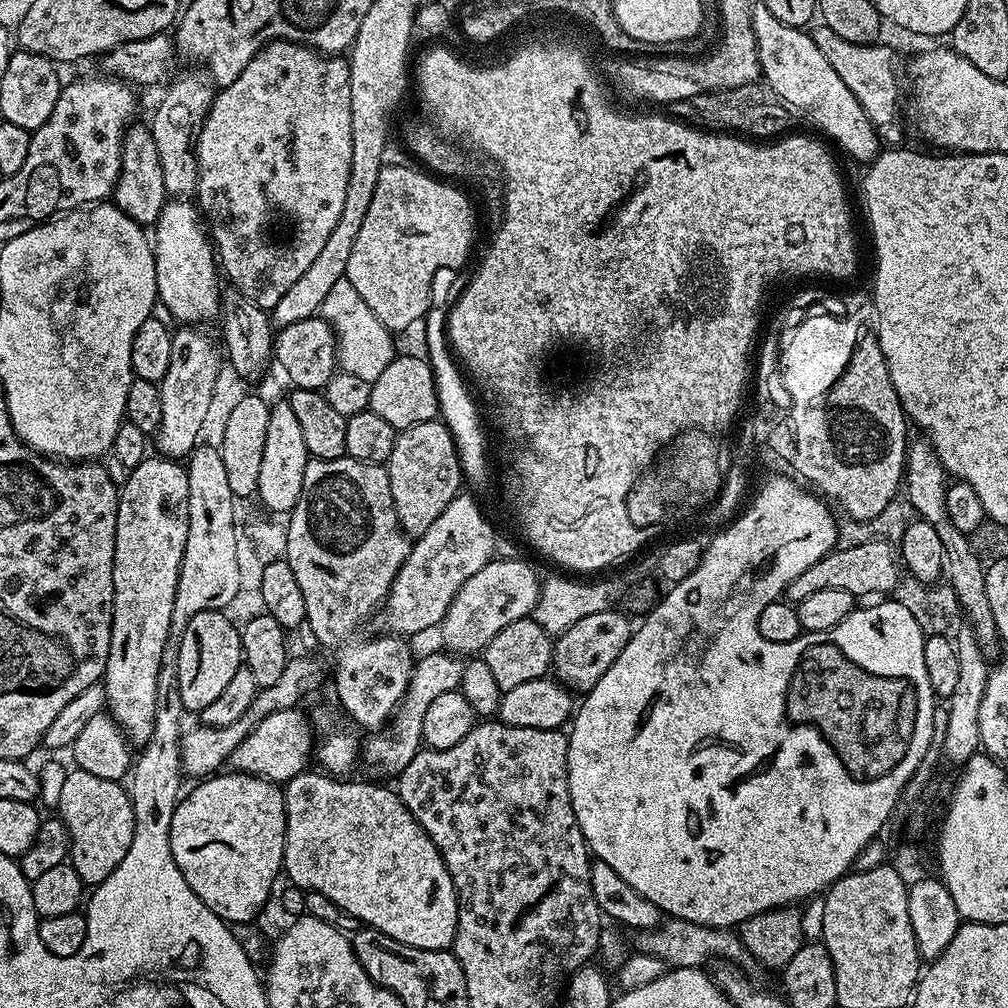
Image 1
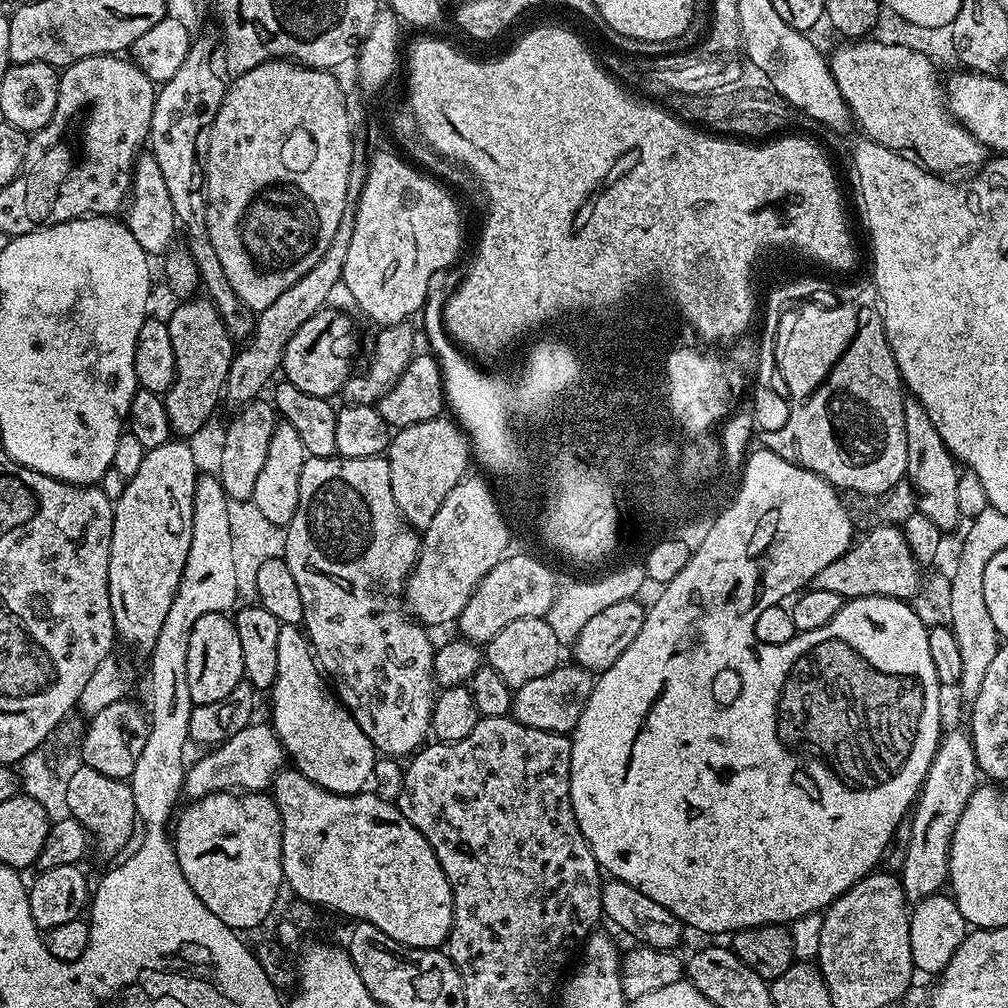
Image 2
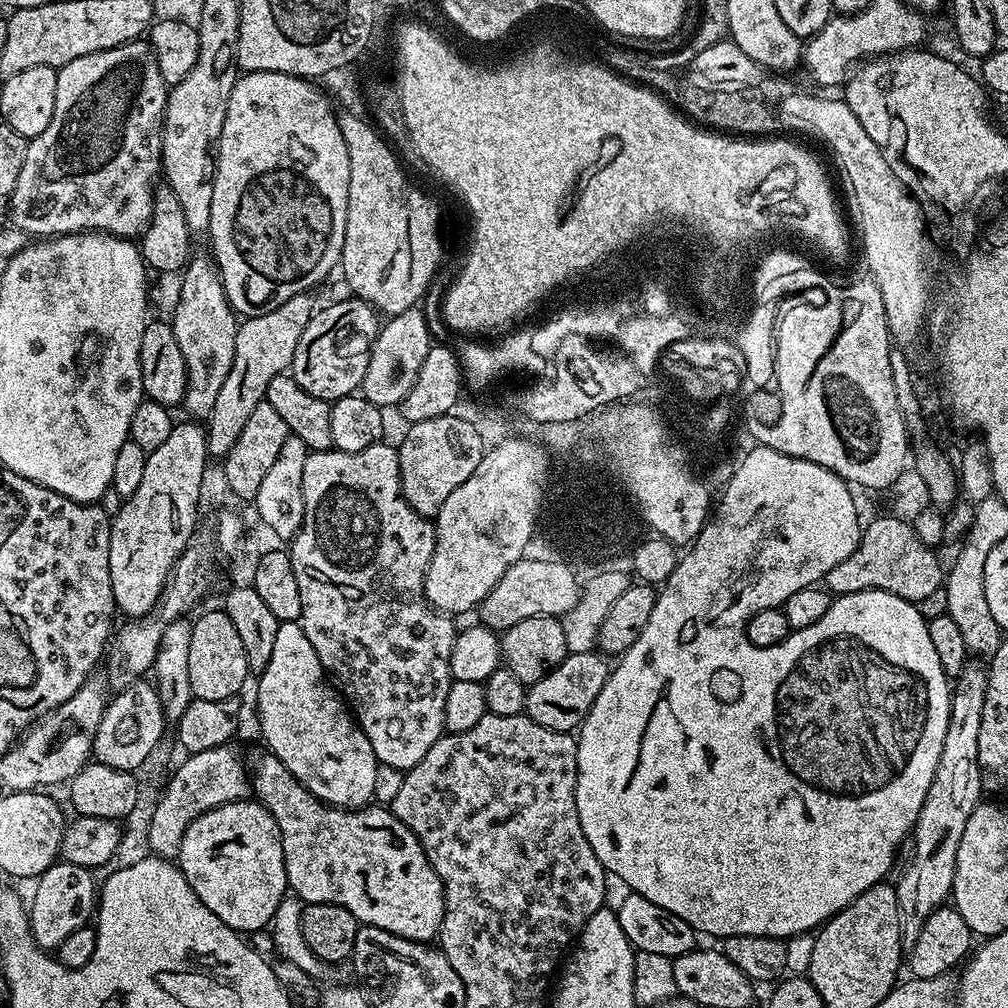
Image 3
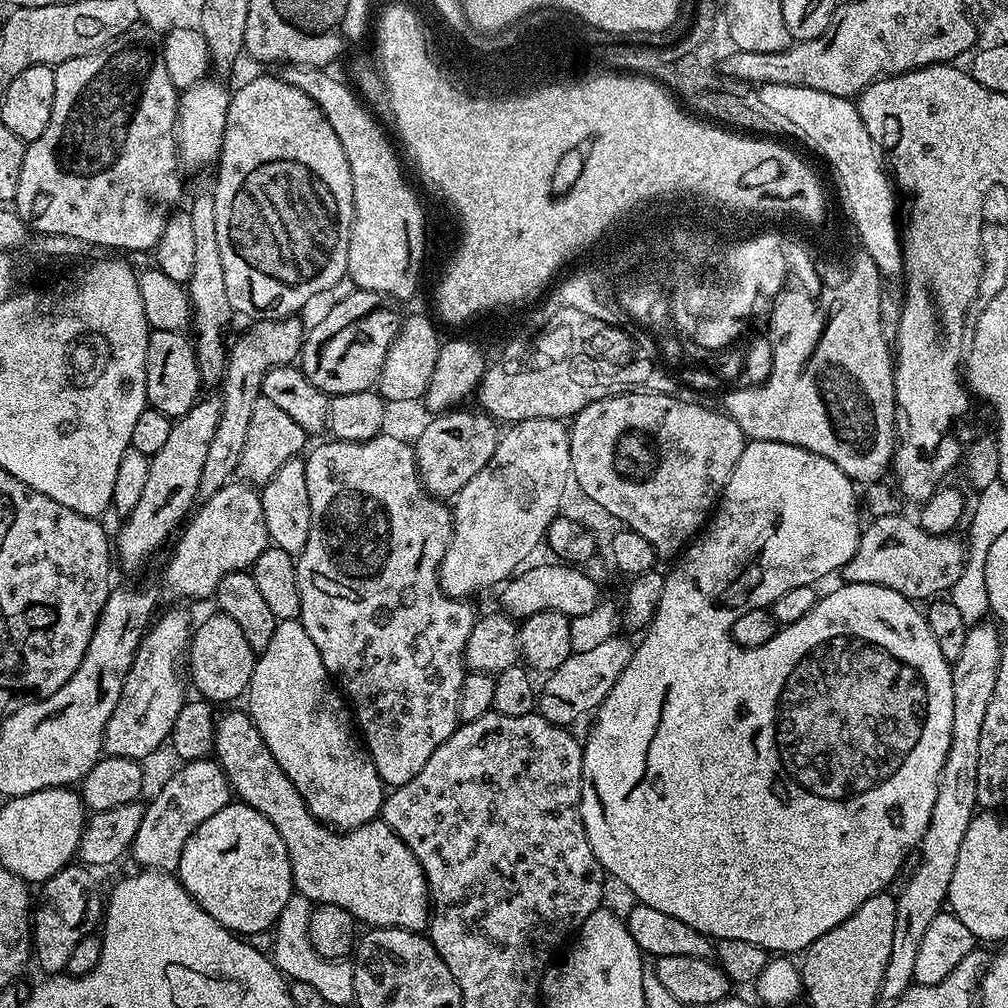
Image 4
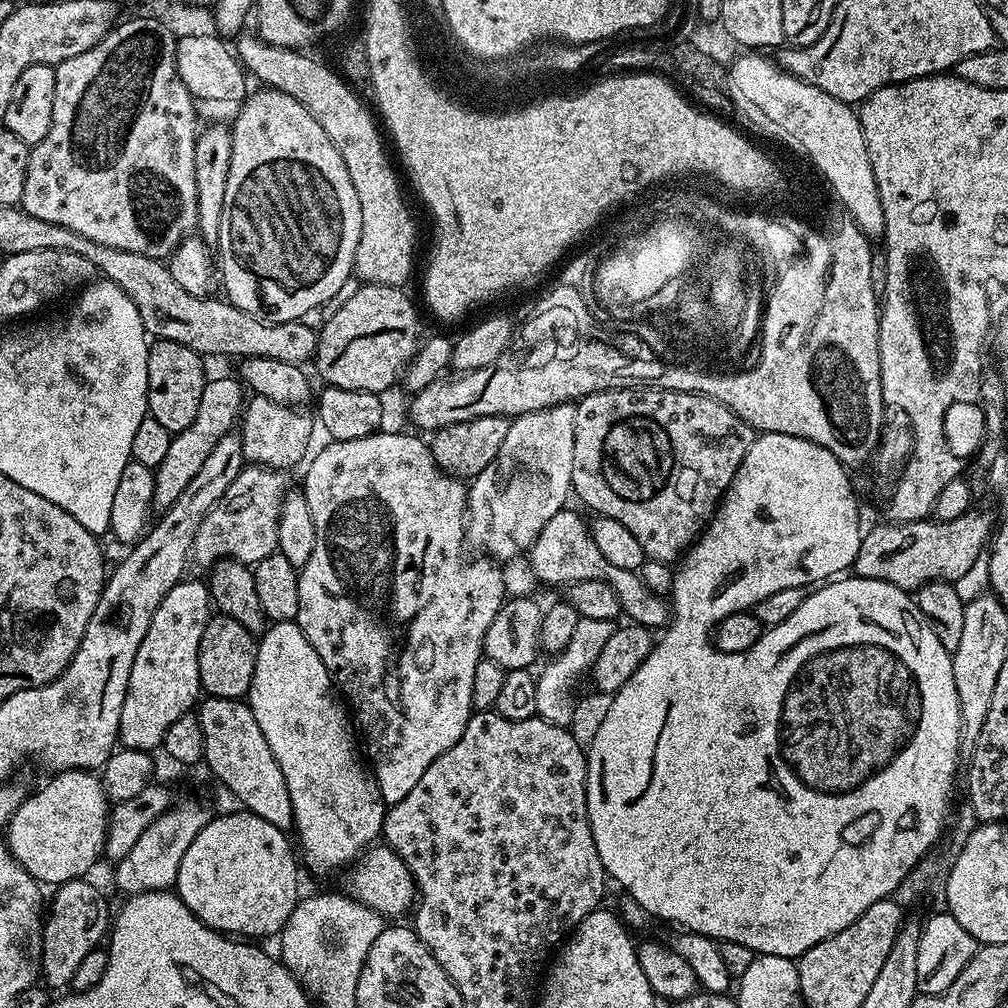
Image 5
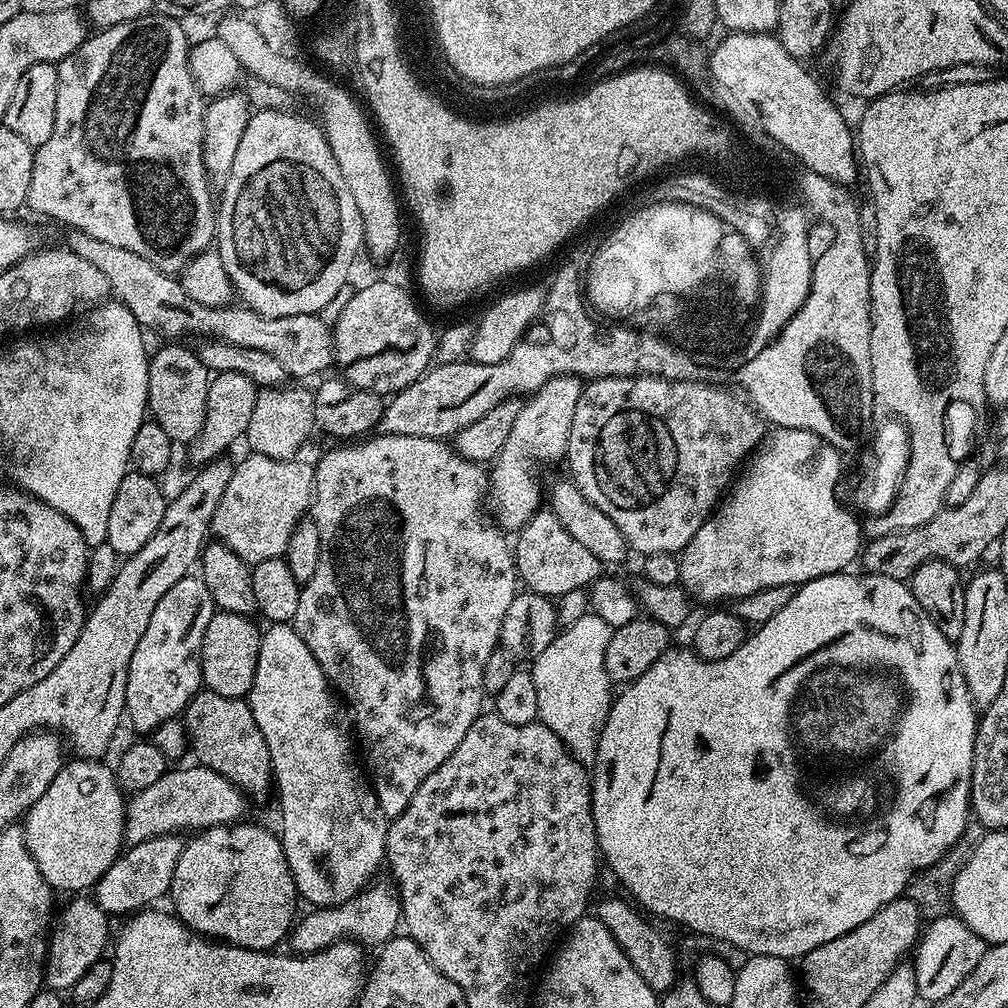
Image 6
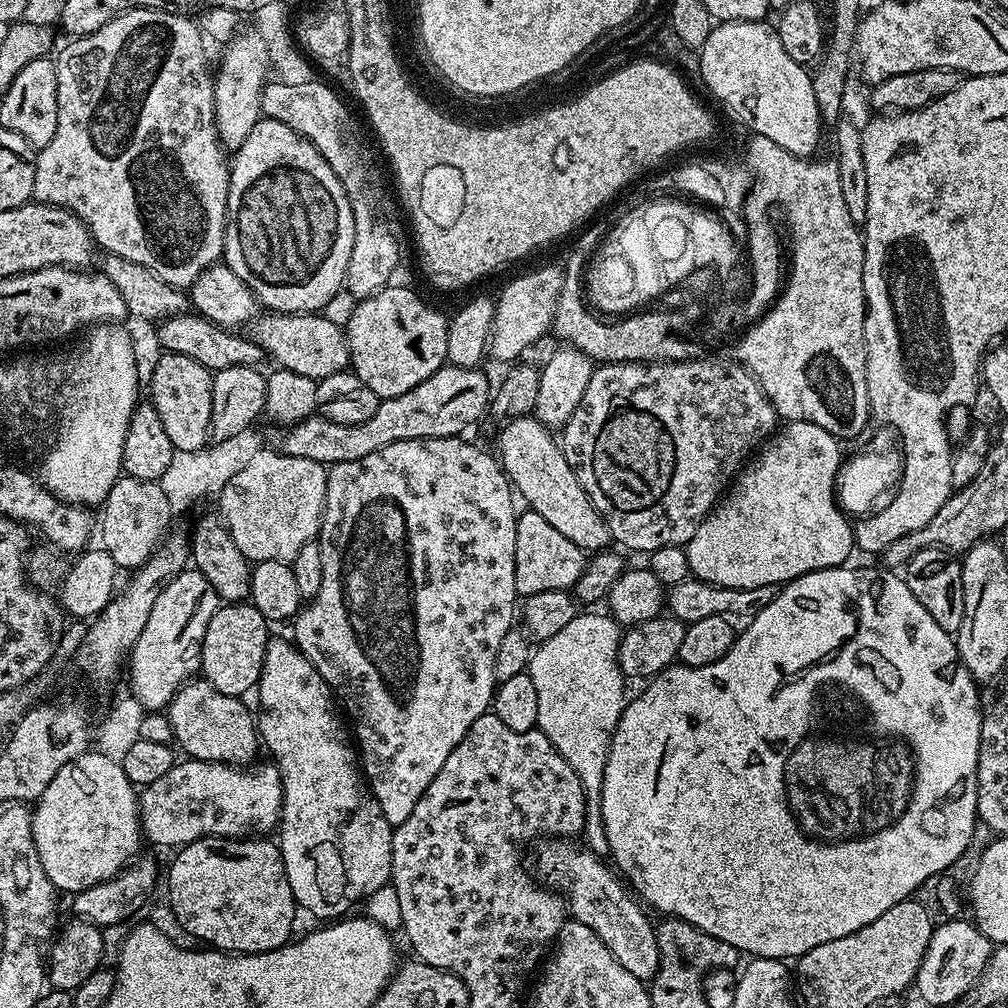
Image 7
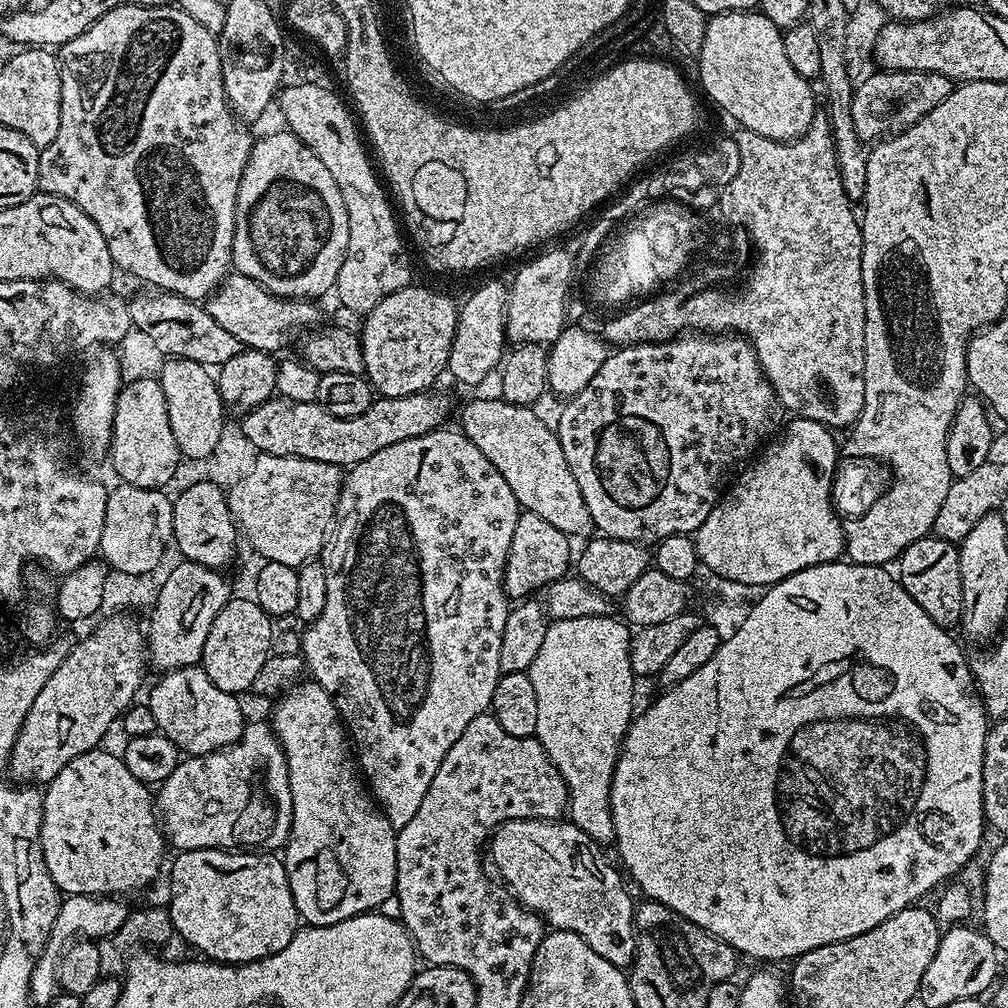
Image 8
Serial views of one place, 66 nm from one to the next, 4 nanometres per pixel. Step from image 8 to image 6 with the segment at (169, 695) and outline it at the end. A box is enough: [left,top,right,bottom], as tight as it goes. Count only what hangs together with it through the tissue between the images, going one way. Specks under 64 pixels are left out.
[182,690,274,797]

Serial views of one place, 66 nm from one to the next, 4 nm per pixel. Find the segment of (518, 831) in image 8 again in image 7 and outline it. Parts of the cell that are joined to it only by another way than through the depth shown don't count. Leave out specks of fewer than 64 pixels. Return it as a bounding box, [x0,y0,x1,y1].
[535,838,660,981]

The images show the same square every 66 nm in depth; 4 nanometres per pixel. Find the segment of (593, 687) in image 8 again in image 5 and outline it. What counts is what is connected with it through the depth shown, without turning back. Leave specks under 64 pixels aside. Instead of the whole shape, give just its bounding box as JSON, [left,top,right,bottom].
[536,618,614,726]

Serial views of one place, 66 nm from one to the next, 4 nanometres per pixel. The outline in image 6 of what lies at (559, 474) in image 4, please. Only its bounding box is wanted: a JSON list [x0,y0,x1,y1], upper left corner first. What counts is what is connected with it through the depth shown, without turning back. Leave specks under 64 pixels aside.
[490,376,582,530]

